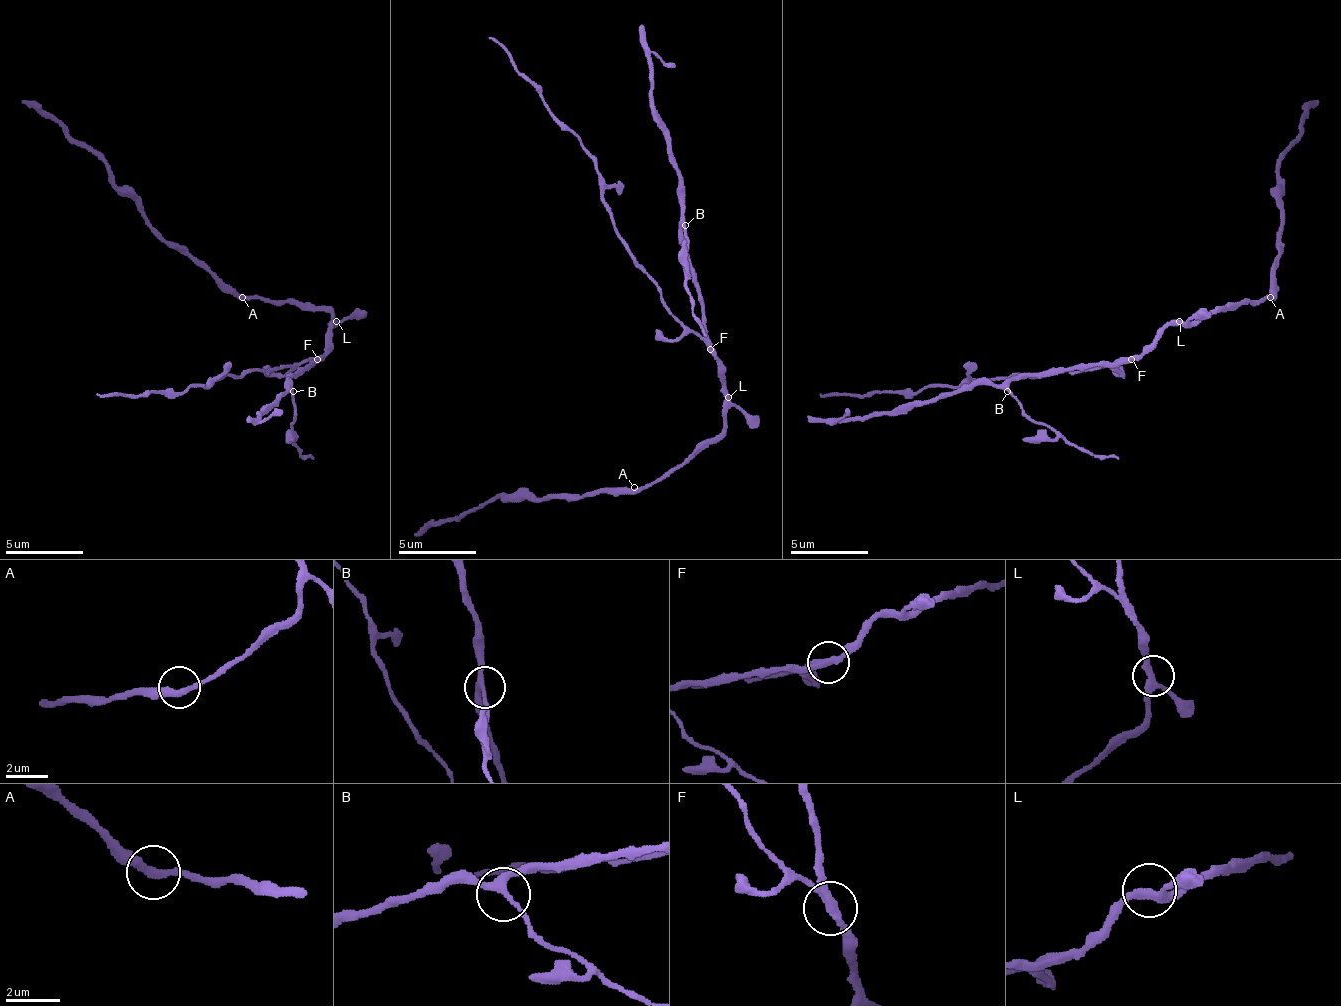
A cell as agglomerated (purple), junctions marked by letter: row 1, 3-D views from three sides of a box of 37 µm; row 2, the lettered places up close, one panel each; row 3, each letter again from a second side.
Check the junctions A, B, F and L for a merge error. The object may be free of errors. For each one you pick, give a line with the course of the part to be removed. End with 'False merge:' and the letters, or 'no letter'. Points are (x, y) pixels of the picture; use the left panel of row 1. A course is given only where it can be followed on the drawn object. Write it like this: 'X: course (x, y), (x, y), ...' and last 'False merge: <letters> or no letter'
F: course (316, 360), (269, 372), (222, 375), (203, 387), (97, 395)
False merge: F

